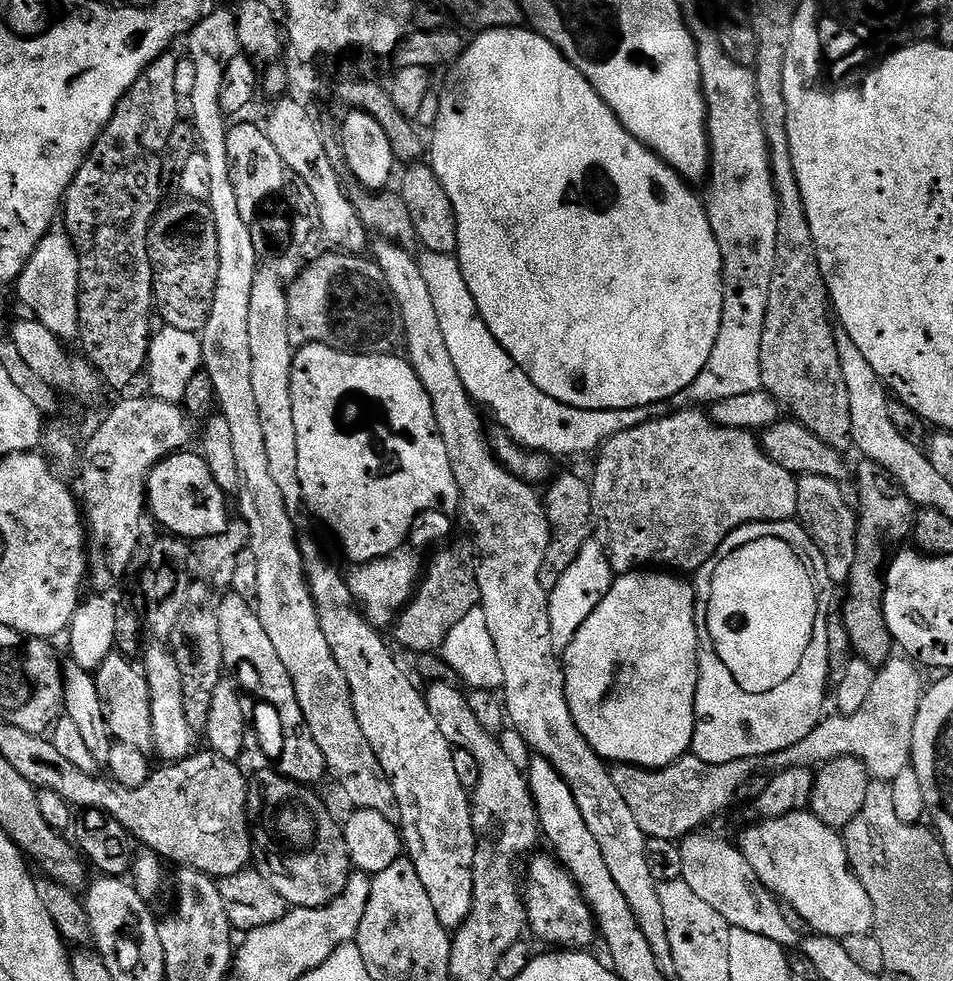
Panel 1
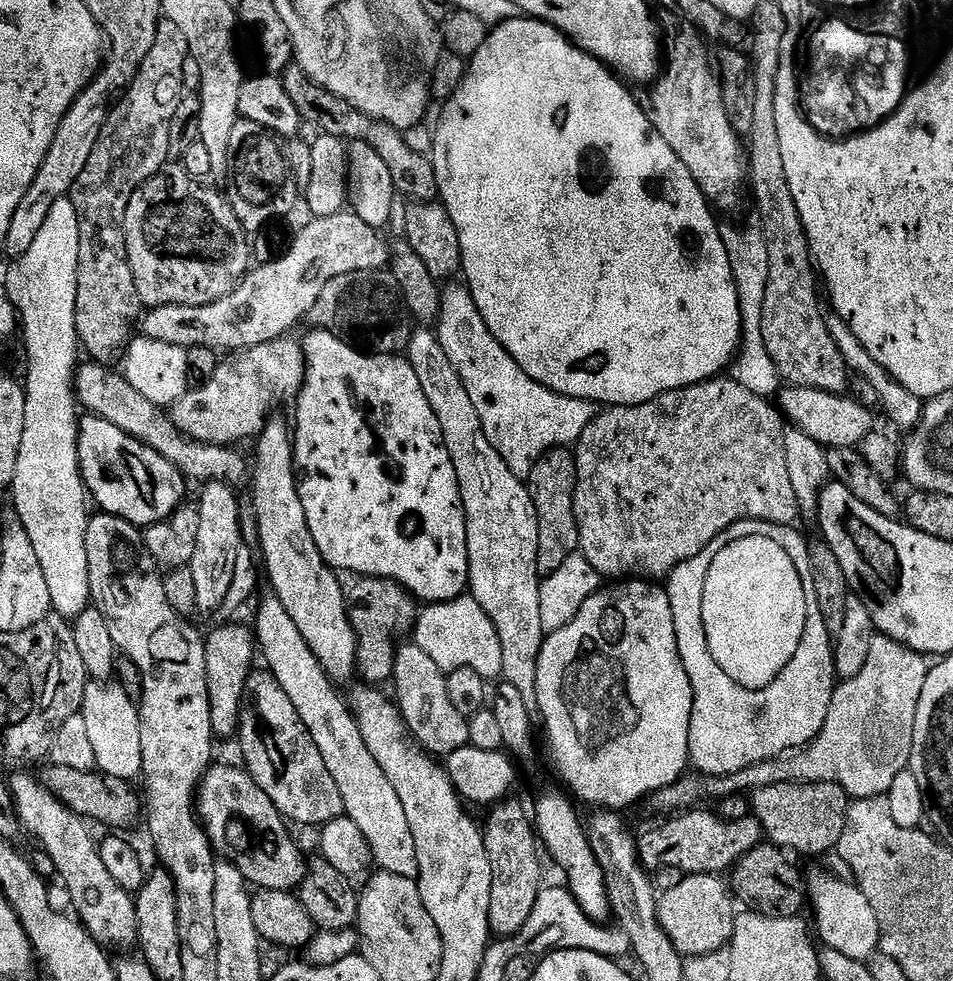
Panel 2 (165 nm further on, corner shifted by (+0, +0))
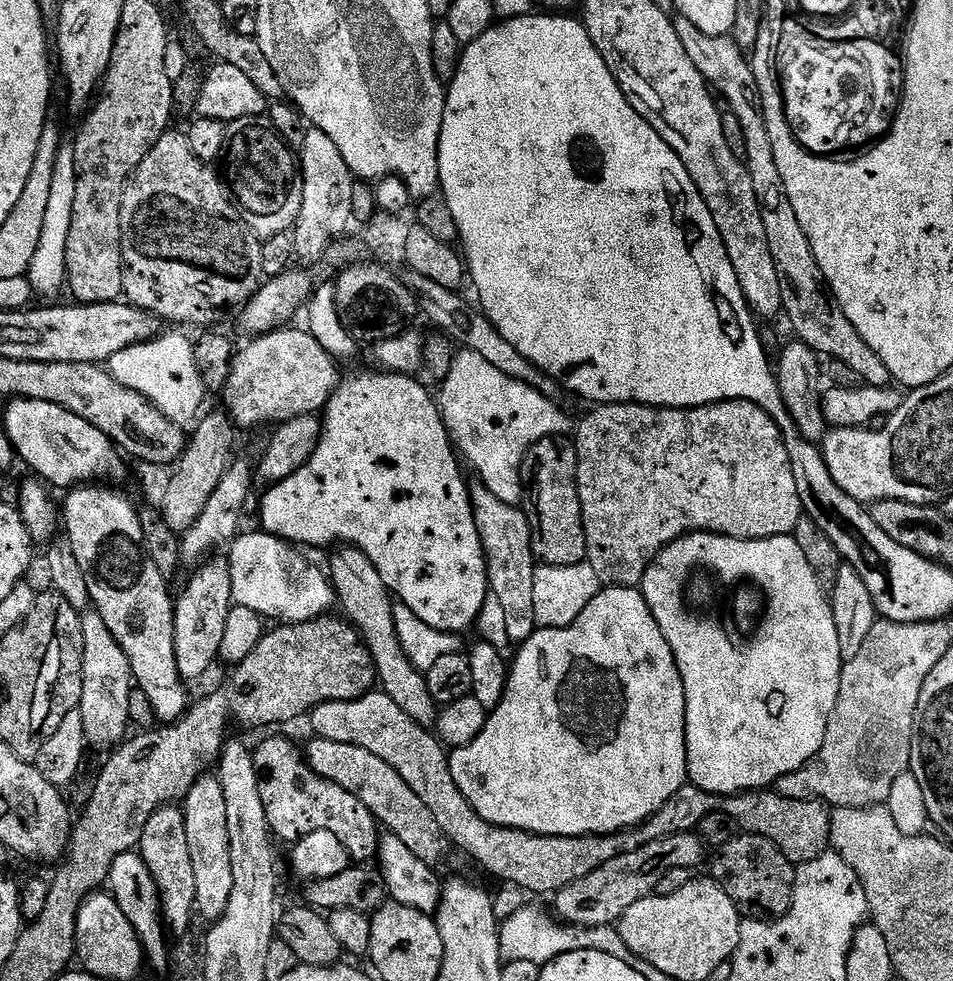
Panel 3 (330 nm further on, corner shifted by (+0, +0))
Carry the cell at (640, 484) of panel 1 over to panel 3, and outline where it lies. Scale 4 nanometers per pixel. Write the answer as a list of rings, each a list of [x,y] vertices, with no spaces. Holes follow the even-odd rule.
[[[724,400],[721,404],[707,404],[701,408],[651,408],[648,404],[601,404],[593,407],[591,410],[593,412],[581,424],[579,421],[578,427],[574,432],[576,457],[578,458],[576,481],[578,482],[578,498],[582,506],[582,518],[584,519],[584,529],[586,530],[586,550],[588,551],[586,562],[590,566],[594,566],[594,574],[598,574],[601,585],[613,588],[634,588],[643,585],[646,570],[656,561],[656,555],[664,548],[670,547],[678,538],[688,536],[691,532],[715,532],[735,540],[774,538],[775,536],[790,536],[795,533],[798,522],[802,519],[804,507],[798,498],[798,486],[794,482],[794,470],[790,470],[790,454],[786,454],[786,442],[784,441],[784,435],[780,432],[779,424],[775,424],[770,418],[770,414],[766,414],[766,410],[762,410],[754,402],[749,400]]]

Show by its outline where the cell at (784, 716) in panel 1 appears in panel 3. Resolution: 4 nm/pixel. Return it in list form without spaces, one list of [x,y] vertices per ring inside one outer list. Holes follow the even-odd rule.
[[[691,532],[690,535],[678,538],[674,543],[671,544],[670,547],[664,548],[662,551],[660,551],[660,553],[656,555],[656,561],[652,563],[650,567],[648,567],[646,574],[644,575],[644,582],[642,585],[644,597],[650,606],[650,610],[654,614],[654,618],[658,622],[658,626],[662,626],[662,634],[666,634],[666,642],[670,642],[672,653],[676,659],[677,666],[680,667],[680,673],[682,674],[682,680],[684,682],[684,689],[686,690],[686,742],[688,743],[688,779],[693,785],[695,785],[695,787],[706,790],[707,792],[712,792],[715,794],[715,796],[731,796],[736,795],[739,792],[746,791],[763,791],[768,787],[775,786],[775,784],[778,783],[778,781],[780,781],[780,779],[782,779],[782,777],[784,777],[786,774],[794,774],[794,770],[798,770],[802,766],[809,764],[810,761],[812,761],[812,759],[815,758],[815,756],[818,754],[818,750],[826,738],[826,730],[830,726],[830,714],[834,714],[834,706],[838,702],[840,675],[844,669],[845,661],[842,658],[840,647],[838,646],[838,626],[834,626],[834,614],[832,613],[829,593],[824,590],[815,590],[816,592],[804,592],[804,584],[806,584],[805,577],[799,576],[798,574],[777,574],[777,572],[772,572],[772,552],[776,552],[776,544],[780,544],[780,548],[784,548],[784,552],[796,552],[796,545],[798,545],[798,542],[796,541],[796,543],[792,544],[793,540],[795,540],[795,535],[775,536],[772,538],[772,544],[753,544],[751,540],[735,540],[729,536],[722,536],[715,532]],[[744,576],[748,580],[753,580],[753,582],[757,584],[755,587],[762,593],[763,599],[766,601],[766,609],[764,612],[766,615],[768,615],[768,620],[767,624],[764,624],[763,631],[760,632],[759,639],[757,641],[748,638],[745,639],[745,644],[739,644],[739,642],[736,641],[737,633],[734,630],[734,633],[732,633],[731,628],[728,626],[720,626],[716,619],[719,618],[720,611],[722,611],[724,608],[723,600],[727,598],[728,591],[730,591],[730,596],[730,593],[733,591],[733,589],[735,589],[737,586],[740,586],[735,586],[735,584],[742,583]]]

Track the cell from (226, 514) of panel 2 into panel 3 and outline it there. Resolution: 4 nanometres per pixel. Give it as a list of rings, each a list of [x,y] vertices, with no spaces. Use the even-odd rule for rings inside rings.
[[[216,554],[204,561],[195,569],[192,581],[184,588],[181,596],[174,600],[176,613],[174,614],[174,654],[178,658],[178,670],[180,677],[185,682],[200,680],[212,668],[212,663],[220,660],[220,647],[222,646],[222,634],[226,634],[226,618],[234,606],[232,598],[232,582],[230,578],[230,566],[228,557],[224,554]]]

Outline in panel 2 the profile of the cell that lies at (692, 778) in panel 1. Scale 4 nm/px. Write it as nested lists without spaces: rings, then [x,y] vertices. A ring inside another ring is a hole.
[[[873,635],[870,658],[866,658],[866,666],[862,666],[862,671],[854,678],[837,683],[836,693],[832,695],[830,702],[830,710],[826,714],[826,722],[807,748],[797,748],[791,754],[758,762],[746,770],[738,770],[738,774],[729,776],[685,774],[675,780],[669,788],[663,788],[655,793],[654,801],[656,800],[657,806],[662,811],[668,812],[664,814],[672,814],[677,810],[695,809],[699,805],[696,804],[699,800],[715,801],[717,798],[748,794],[758,788],[779,784],[817,784],[818,782],[834,782],[842,786],[842,790],[846,790],[849,798],[857,800],[883,796],[892,787],[894,778],[911,765],[914,750],[914,718],[918,714],[918,698],[922,698],[922,686],[926,686],[929,667],[929,661],[920,653],[911,652],[906,645],[891,640],[889,636]]]

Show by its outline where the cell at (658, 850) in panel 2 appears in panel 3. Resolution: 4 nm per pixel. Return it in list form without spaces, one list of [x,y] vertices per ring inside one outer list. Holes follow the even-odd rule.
[[[679,832],[658,842],[650,842],[636,852],[622,854],[622,858],[614,858],[614,862],[606,862],[606,866],[598,866],[594,874],[586,874],[586,878],[578,878],[578,882],[555,893],[555,915],[563,923],[576,924],[580,928],[615,925],[626,914],[626,910],[634,906],[634,902],[642,902],[642,898],[655,893],[658,882],[662,882],[662,877],[668,871],[699,869],[699,864],[704,860],[704,852],[706,853],[706,845],[696,832]]]

